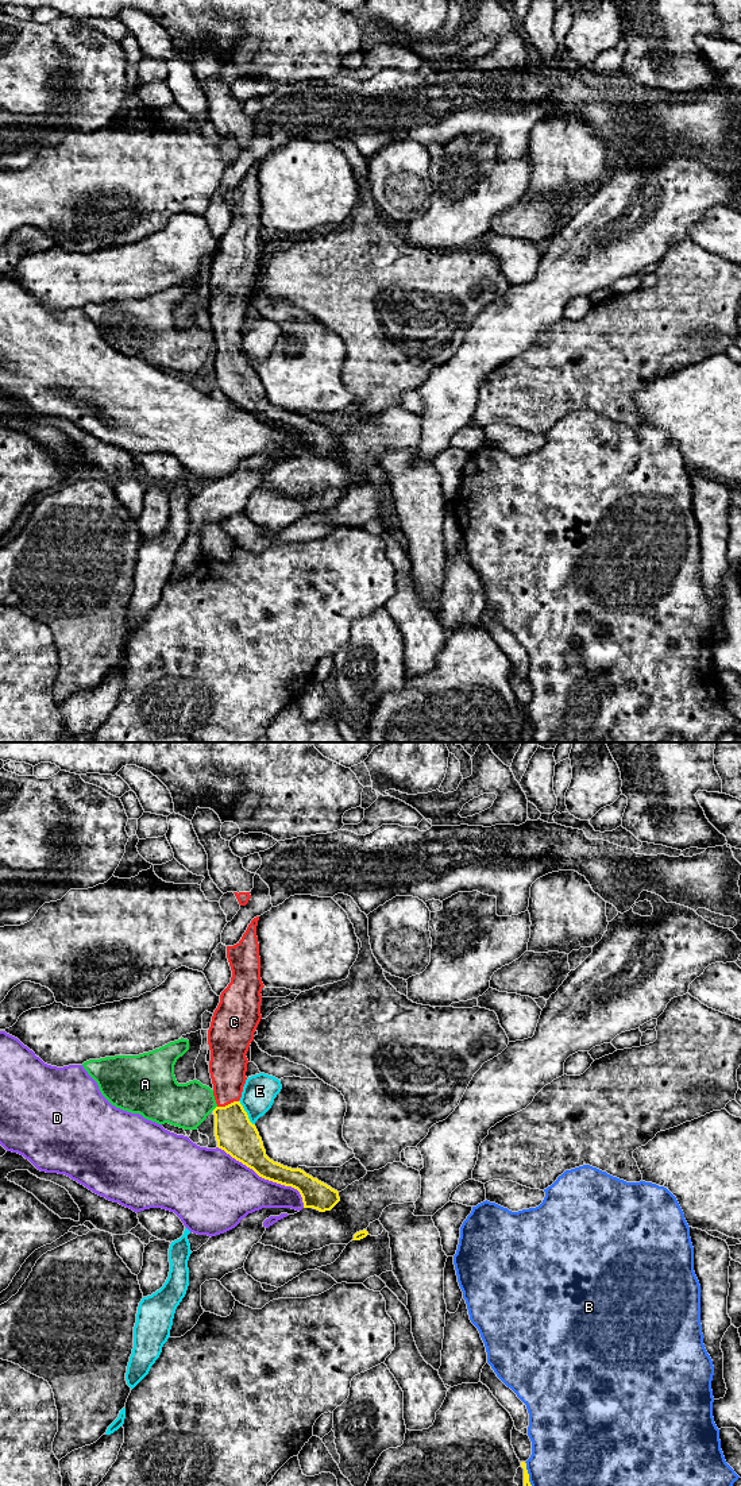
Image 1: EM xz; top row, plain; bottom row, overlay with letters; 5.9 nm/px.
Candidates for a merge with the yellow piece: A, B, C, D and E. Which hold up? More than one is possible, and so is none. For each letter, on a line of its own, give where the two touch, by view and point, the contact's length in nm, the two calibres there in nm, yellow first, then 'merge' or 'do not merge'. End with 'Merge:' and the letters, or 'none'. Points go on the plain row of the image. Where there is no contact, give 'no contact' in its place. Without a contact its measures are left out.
A: xz (215, 352) | 40 nm | 240/280 nm | do not merge
B: xz (528, 724) | 220 nm | 60/480 nm | do not merge
C: xz (228, 348) | 130 nm | 240/220 nm | merge
D: xz (266, 423) | 650 nm | 200/380 nm | do not merge
E: xz (246, 356) | 180 nm | 240/200 nm | do not merge
Merge: C

